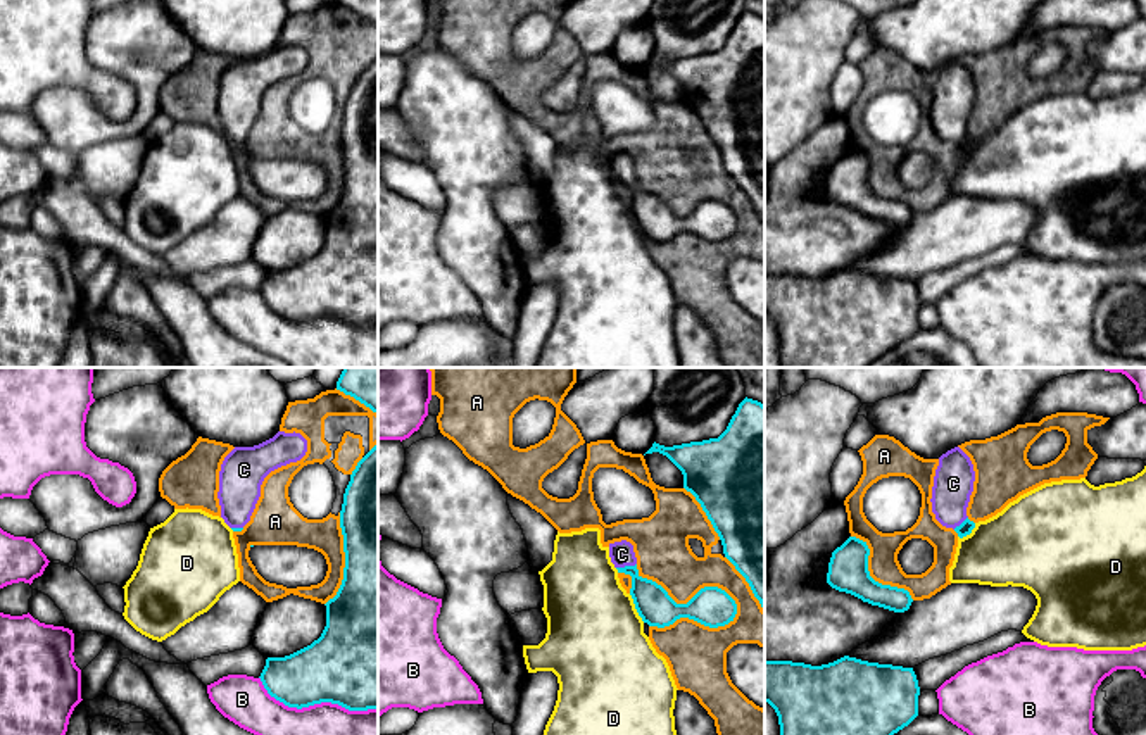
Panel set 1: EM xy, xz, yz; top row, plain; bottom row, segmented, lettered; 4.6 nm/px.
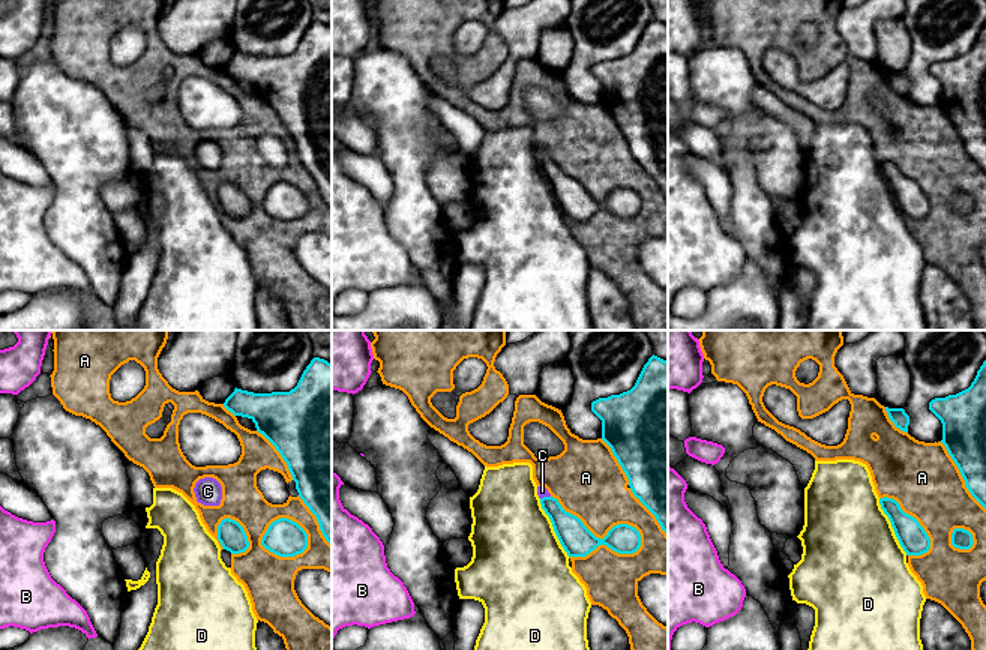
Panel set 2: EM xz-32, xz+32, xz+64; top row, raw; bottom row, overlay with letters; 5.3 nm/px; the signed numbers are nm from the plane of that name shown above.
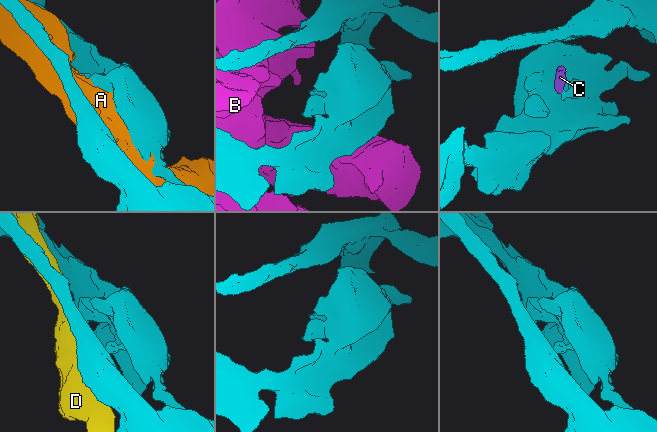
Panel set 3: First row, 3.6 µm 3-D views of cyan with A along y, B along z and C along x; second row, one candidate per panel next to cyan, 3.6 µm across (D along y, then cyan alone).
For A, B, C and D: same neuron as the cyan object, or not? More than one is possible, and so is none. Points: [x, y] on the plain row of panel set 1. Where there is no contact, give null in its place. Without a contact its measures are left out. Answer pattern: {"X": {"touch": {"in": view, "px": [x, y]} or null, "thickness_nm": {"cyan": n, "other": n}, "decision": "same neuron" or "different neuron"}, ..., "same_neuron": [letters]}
{"A": {"touch": {"in": "xz", "px": [692, 211]}, "thickness_nm": {"cyan": 190, "other": 260}, "decision": "different neuron"}, "B": {"touch": {"in": "xy", "px": [314, 316]}, "thickness_nm": {"cyan": 400, "other": 420}, "decision": "different neuron"}, "C": {"touch": {"in": "xz", "px": [625, 180]}, "thickness_nm": {"cyan": 170, "other": 120}, "decision": "same neuron"}, "D": {"touch": {"in": "xz", "px": [635, 221]}, "thickness_nm": {"cyan": 170, "other": 460}, "decision": "different neuron"}, "same_neuron": ["C"]}

